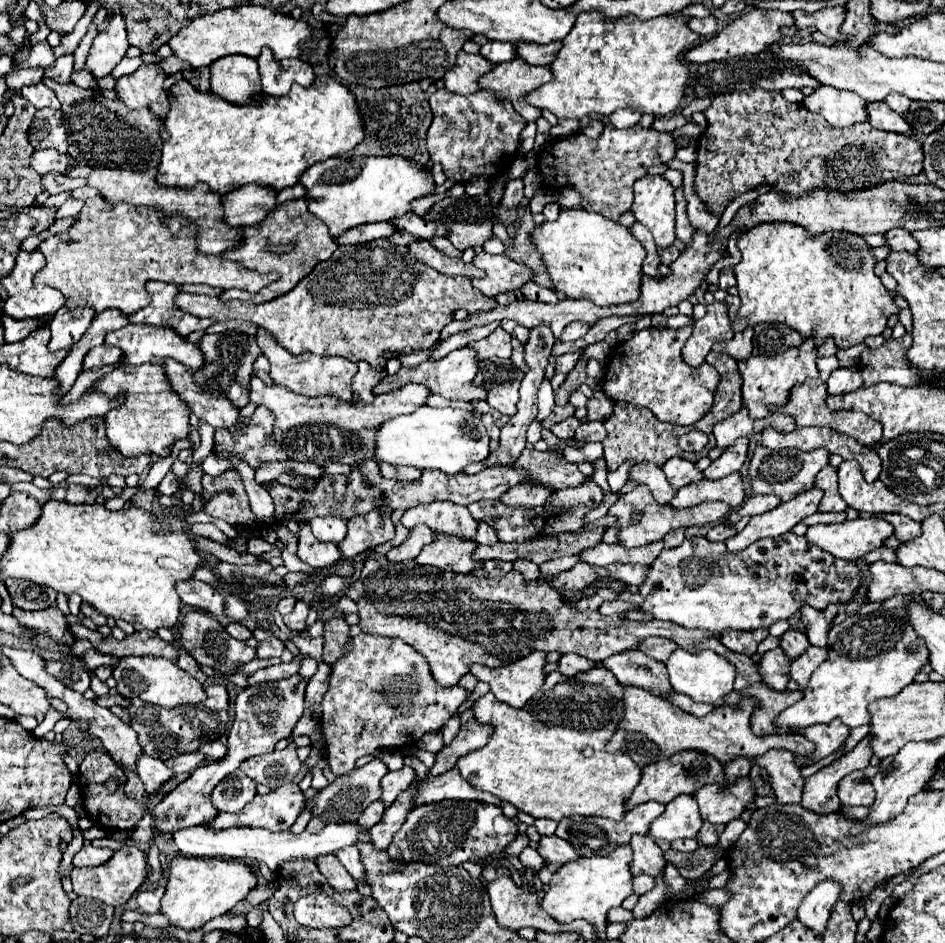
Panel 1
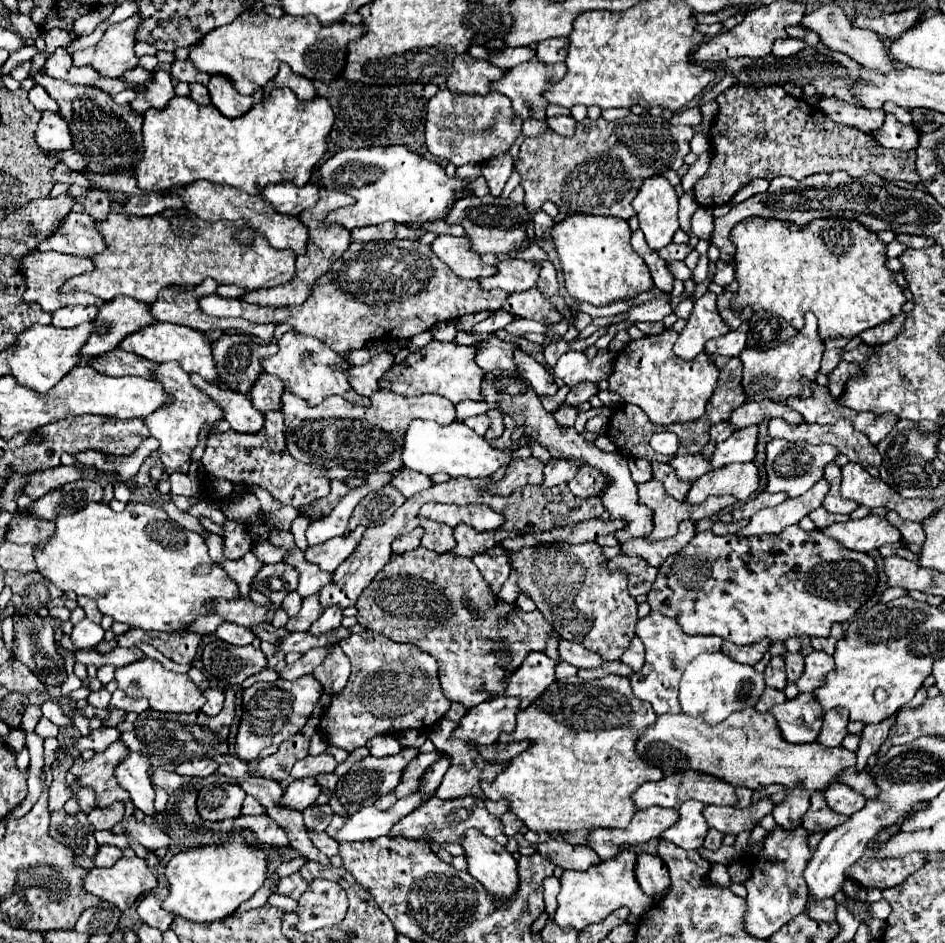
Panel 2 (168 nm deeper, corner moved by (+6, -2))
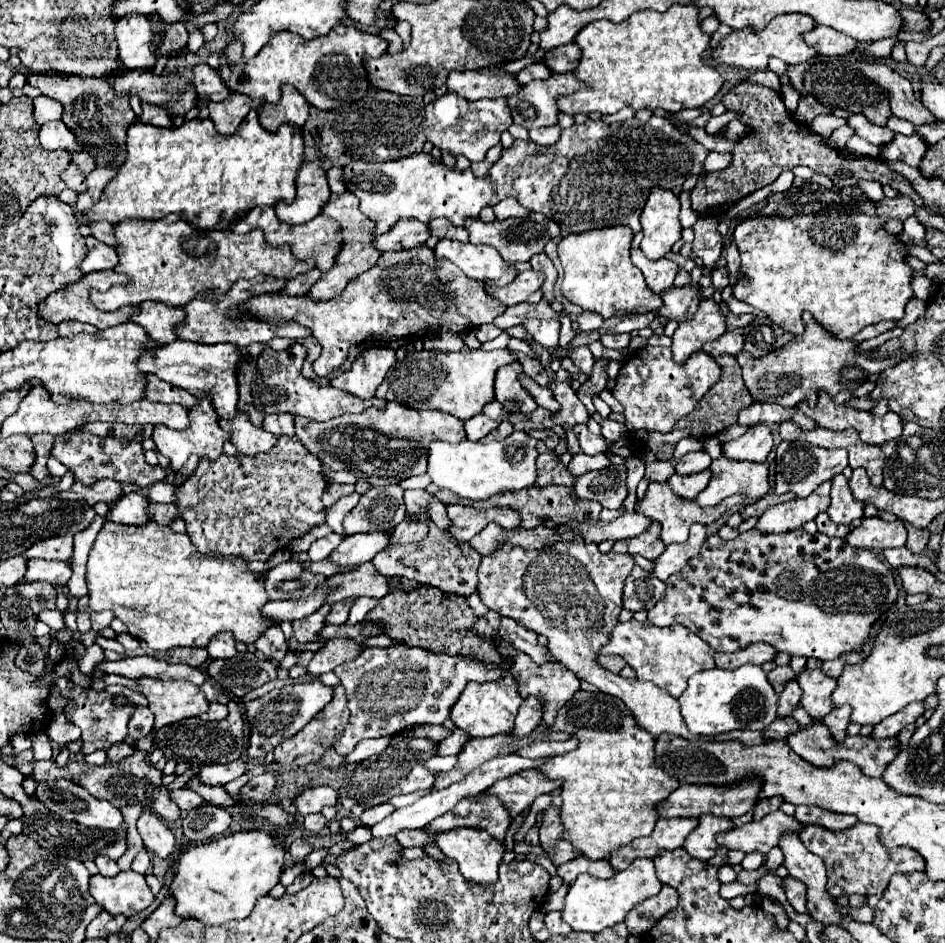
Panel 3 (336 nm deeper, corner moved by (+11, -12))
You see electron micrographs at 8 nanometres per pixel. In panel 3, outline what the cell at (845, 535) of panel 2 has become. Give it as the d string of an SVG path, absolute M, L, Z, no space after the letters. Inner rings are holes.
M878 516L864 518L858 528L854 528L844 542L852 548L862 550L886 550L886 548L898 548L906 544L906 528L902 520L886 522Z

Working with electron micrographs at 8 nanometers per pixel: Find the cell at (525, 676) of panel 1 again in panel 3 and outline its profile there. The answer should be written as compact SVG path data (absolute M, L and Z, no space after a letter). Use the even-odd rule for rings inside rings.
M503 639L498 643L498 651L502 655L511 655L514 659L514 665L511 669L513 675L516 676L516 682L520 684L520 696L536 696L542 704L542 720L546 726L550 726L556 718L556 712L560 706L564 706L576 690L580 690L580 680L576 678L574 672L568 672L568 668L564 668L564 664L560 662L550 662L546 666L539 666L532 661L532 658L524 652L515 650L510 644Z

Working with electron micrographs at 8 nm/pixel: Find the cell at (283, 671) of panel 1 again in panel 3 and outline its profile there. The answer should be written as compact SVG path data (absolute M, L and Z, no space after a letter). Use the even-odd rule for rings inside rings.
M332 638L314 654L314 658L310 660L306 672L312 674L312 676L332 672L338 664L356 658L362 650L364 650L364 646L356 644L350 638Z

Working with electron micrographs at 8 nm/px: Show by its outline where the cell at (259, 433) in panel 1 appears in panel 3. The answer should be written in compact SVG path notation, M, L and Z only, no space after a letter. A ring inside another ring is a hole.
M280 436L276 446L260 456L222 454L216 460L200 458L192 478L178 488L176 506L182 512L190 540L200 552L264 562L292 538L300 538L326 522L322 506L326 486L322 462L296 436Z

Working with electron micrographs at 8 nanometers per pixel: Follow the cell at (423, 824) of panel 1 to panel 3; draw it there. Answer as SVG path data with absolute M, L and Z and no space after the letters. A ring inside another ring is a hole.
M484 796L484 800L480 800L480 802L460 800L460 804L456 804L456 808L452 808L452 812L438 816L436 820L432 820L432 824L424 826L424 832L434 836L436 832L450 832L460 826L486 830L492 838L502 842L506 838L510 818L498 798Z

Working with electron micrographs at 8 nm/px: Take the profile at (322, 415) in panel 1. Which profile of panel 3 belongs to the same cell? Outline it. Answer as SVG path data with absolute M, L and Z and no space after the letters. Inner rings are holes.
M388 402L384 410L368 408L360 414L344 414L328 422L314 422L302 416L294 416L296 436L318 460L330 470L354 472L358 480L366 480L370 486L390 486L404 478L426 472L426 454L432 440L462 442L464 422L456 416L448 416L440 410L414 410L398 402Z

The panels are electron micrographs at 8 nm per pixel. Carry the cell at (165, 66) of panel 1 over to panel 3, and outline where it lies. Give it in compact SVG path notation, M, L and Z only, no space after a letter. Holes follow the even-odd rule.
M196 64L192 68L190 82L202 100L206 100L206 98L208 100L224 100L230 94L230 90L224 86L218 72L214 68L210 68L208 64Z

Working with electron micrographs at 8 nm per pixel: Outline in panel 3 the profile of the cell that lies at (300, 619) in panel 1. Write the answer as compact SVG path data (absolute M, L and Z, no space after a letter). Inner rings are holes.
M324 604L324 606L320 606L314 614L306 616L304 620L292 622L294 638L296 638L298 642L316 642L316 640L318 640L318 632L322 630L324 618L326 618L328 612L330 612L330 606Z

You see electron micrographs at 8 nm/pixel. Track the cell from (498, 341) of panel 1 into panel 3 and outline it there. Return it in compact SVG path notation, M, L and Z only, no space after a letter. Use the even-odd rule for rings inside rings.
M512 362L504 368L500 368L496 372L496 380L494 380L494 396L510 412L514 412L514 410L532 412L532 410L536 410L536 404L534 404L532 396L528 396L528 392L520 386L520 382L518 382L520 372L522 372L520 362ZM508 400L514 400L514 402L520 402L520 404L508 404Z

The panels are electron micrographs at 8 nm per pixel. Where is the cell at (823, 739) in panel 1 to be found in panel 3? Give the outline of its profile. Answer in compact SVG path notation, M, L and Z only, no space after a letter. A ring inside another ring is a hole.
M842 706L842 708L834 708L828 716L822 718L822 722L830 728L832 738L836 742L842 742L844 736L846 736L846 728L848 728L848 722L850 722L850 712L852 712L850 706Z

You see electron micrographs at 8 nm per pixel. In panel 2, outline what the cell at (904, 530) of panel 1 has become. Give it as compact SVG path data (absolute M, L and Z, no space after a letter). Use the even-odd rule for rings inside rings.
M889 512L889 514L887 514L887 520L901 530L905 544L923 544L923 540L925 540L925 530L923 530L923 526L921 526L919 522L903 520L897 512Z

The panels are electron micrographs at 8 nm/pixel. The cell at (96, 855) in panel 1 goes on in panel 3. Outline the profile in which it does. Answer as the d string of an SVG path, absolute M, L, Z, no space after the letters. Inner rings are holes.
M96 856L94 862L96 862L98 872L100 872L102 876L116 876L116 874L120 872L118 864L116 864L112 858L108 858L108 856Z

